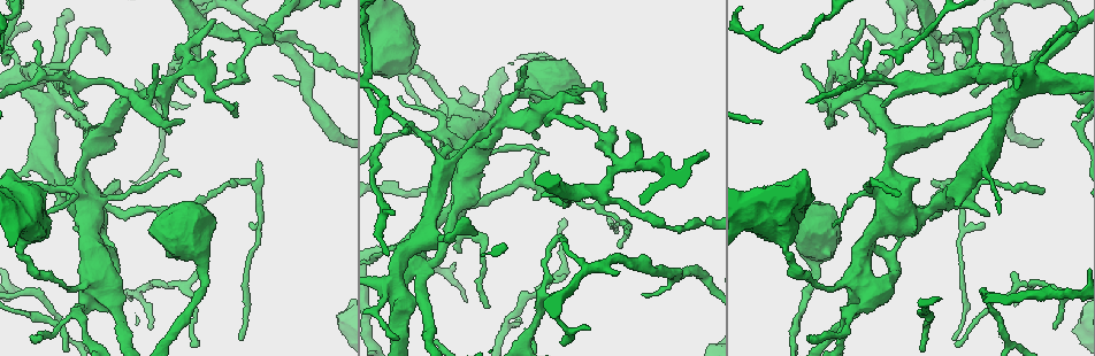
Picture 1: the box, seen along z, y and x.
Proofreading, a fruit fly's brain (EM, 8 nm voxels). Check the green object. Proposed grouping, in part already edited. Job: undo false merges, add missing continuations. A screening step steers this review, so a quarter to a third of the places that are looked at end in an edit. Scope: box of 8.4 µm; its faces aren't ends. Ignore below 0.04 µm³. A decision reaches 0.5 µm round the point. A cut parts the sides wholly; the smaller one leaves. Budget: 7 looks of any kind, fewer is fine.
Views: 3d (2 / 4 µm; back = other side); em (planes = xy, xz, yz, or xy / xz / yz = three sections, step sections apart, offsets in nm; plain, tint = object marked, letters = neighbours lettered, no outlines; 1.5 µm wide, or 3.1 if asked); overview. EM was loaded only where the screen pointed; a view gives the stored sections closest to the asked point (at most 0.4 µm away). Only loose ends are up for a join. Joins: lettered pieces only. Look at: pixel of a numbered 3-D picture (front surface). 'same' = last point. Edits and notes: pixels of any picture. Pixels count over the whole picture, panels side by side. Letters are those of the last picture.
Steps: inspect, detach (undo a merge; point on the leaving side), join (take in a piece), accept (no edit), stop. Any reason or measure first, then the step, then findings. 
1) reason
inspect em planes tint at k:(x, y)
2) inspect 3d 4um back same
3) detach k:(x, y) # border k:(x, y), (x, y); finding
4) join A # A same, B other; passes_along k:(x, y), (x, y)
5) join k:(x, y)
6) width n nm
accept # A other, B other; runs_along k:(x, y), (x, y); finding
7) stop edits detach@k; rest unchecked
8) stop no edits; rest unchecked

branch stops here
inspect em xy step 4 letters at 1:(931, 64)

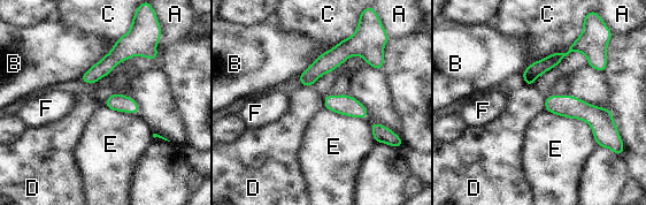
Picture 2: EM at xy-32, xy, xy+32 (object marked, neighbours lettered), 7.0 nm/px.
accept # A other, B other, C other, D other, E other, F other; none of them fits

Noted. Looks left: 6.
branch point
inspect em xz step 8 tint at 1:(1002, 106)

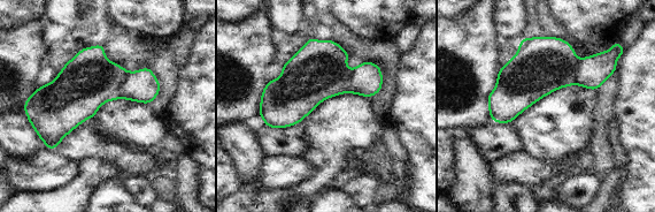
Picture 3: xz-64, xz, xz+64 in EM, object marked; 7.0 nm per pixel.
inspect em planes letters same

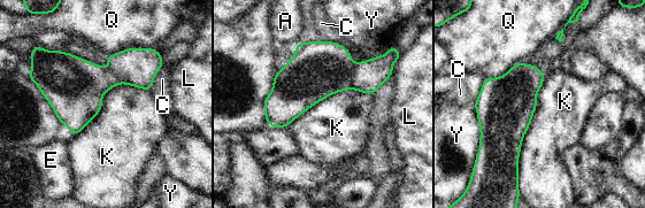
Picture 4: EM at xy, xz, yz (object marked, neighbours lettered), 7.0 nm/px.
accept # A other, C other, E other, K other, L other, Q other, Y other; border 4:(545, 75), (521, 146), (517, 186); one cell here

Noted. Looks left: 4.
tapers out
inspect 3d 4um at 1:(539, 147)

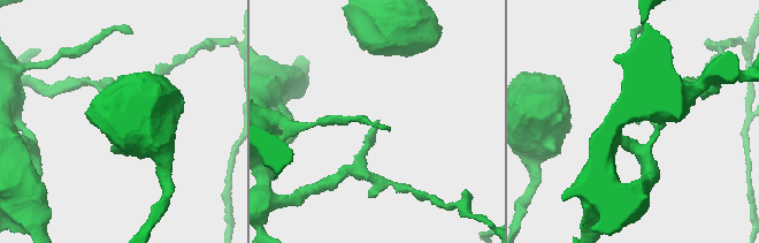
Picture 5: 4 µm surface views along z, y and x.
now the EM
inspect em planes plain at 5:(639, 123)

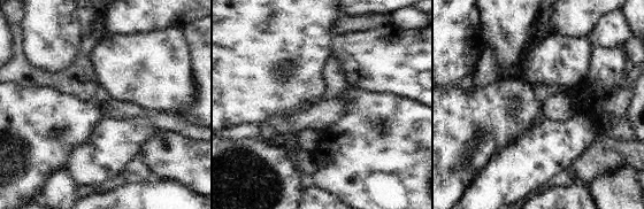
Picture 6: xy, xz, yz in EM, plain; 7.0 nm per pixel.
inspect em planes letters same

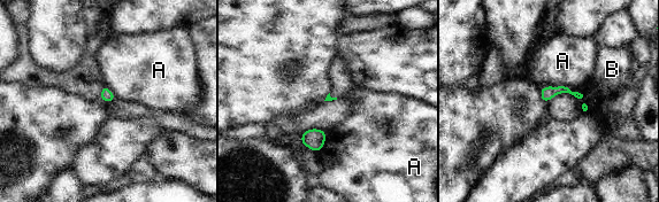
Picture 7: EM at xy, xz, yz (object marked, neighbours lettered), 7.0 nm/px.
accept # A other, B other; no lettered piece goes on from it

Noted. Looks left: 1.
stop no edits; rest unchecked

